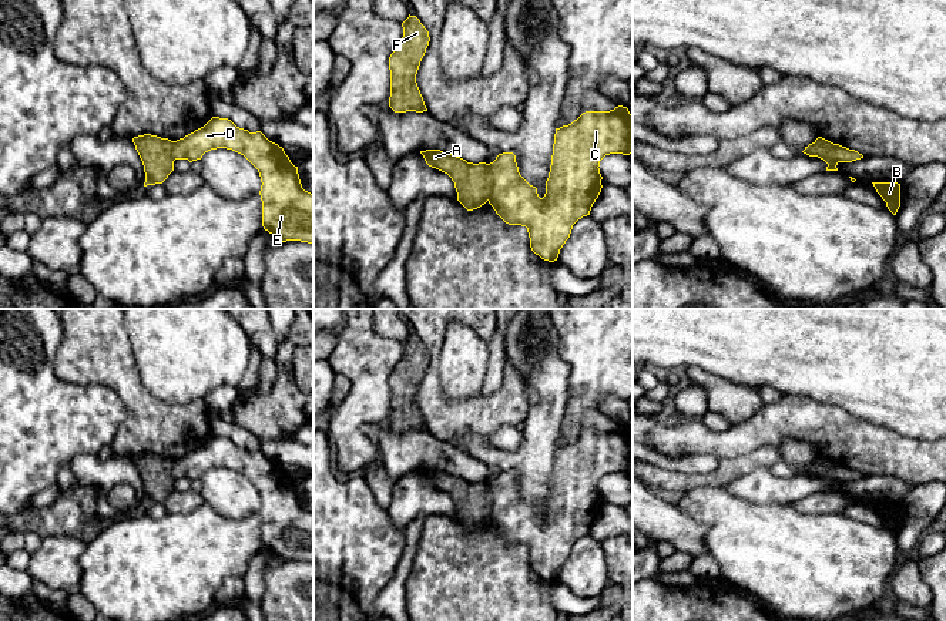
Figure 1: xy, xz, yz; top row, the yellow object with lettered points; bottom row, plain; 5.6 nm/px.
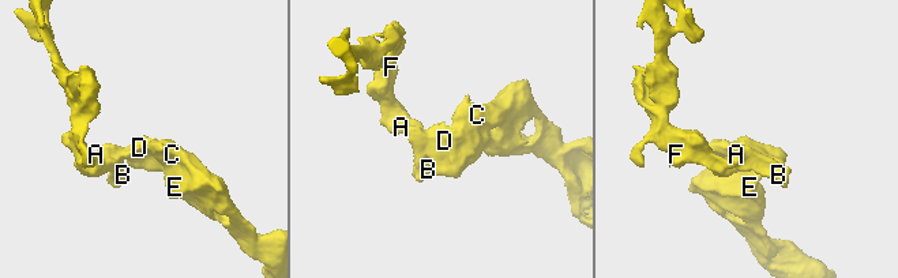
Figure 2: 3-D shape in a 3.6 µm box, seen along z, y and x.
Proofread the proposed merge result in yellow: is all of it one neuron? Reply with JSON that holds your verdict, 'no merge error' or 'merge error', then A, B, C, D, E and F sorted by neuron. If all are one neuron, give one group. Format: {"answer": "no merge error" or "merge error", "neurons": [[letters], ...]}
{"answer": "merge error", "neurons": [["A", "B", "F"], ["C", "D", "E"]]}

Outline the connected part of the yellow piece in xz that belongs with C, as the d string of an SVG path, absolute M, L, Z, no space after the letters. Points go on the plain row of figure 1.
M618 424L610 430L586 430L568 444L556 447L553 474L546 513L539 516L519 491L516 474L503 471L489 483L492 510L489 523L509 544L527 547L531 570L541 578L554 581L560 568L570 557L573 544L590 534L591 526L601 511L600 480L610 473L630 474L633 471L633 434L627 426Z

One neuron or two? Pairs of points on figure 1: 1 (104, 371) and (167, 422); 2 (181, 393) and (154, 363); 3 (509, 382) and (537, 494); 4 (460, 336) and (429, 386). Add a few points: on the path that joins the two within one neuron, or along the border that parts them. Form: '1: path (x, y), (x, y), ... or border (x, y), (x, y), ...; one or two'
1: path (120, 381), (151, 412); one
2: path (177, 386), (161, 371); one
3: border (530, 408), (529, 415), (523, 420); two
4: border (445, 339), (439, 383), (448, 398), (458, 400); two

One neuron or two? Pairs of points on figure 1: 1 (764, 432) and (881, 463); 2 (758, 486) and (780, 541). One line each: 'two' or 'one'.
1: one
2: two

